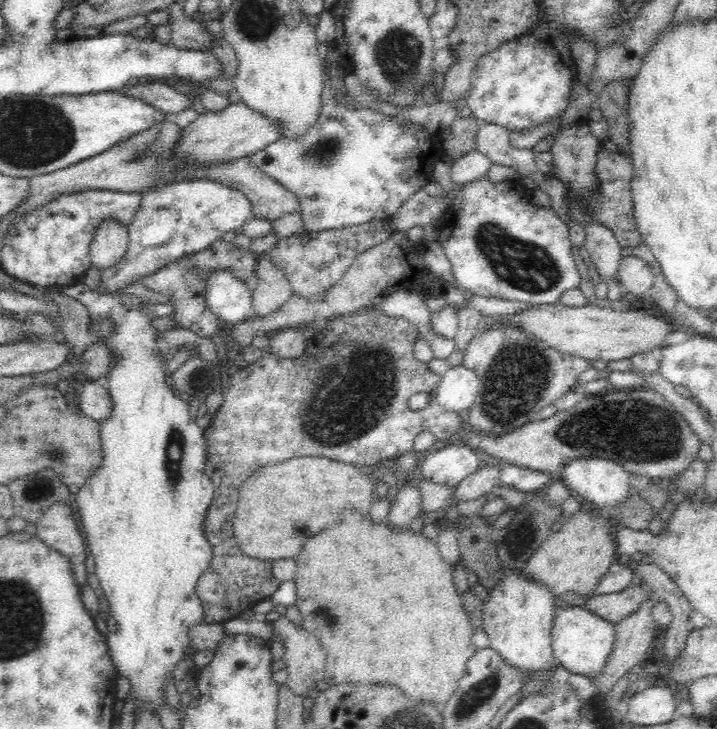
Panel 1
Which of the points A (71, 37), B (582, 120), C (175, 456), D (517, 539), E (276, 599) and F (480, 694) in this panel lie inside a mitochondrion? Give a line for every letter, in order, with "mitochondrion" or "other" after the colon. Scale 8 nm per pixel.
A: other
B: other
C: mitochondrion
D: mitochondrion
E: other
F: mitochondrion

